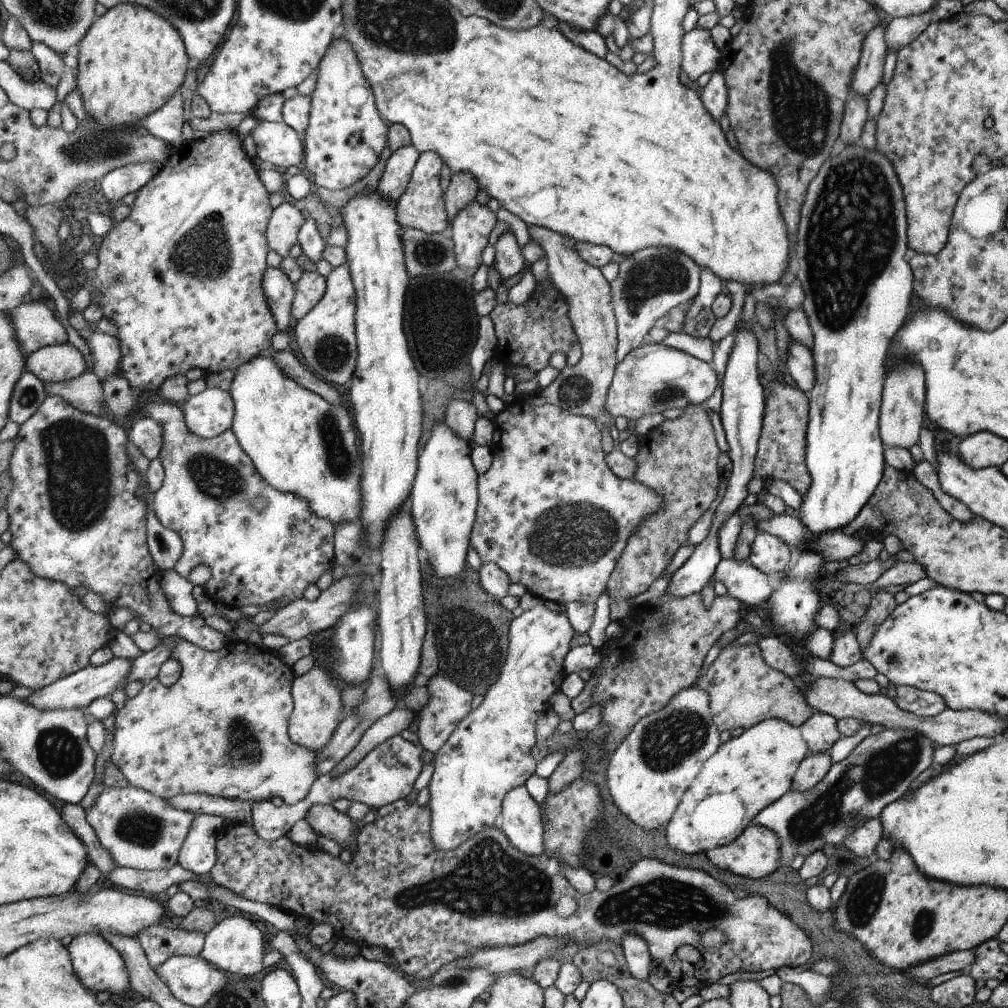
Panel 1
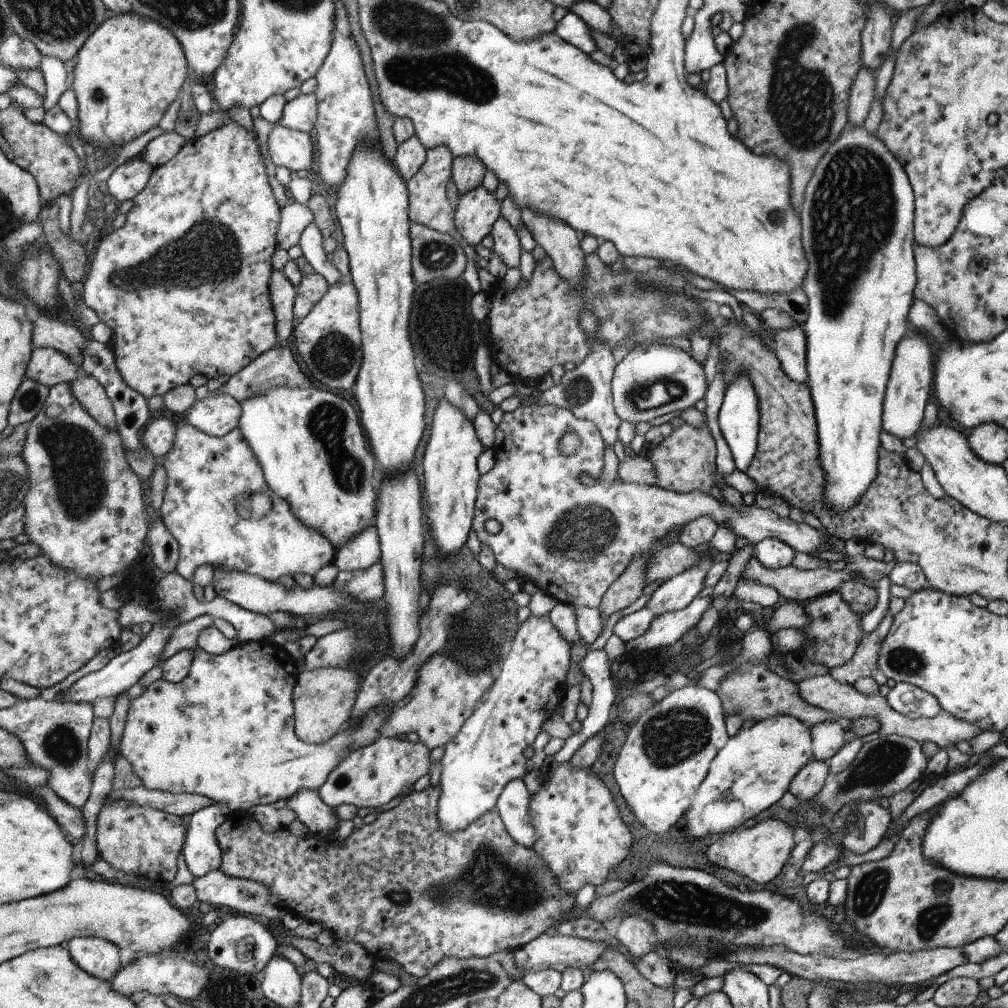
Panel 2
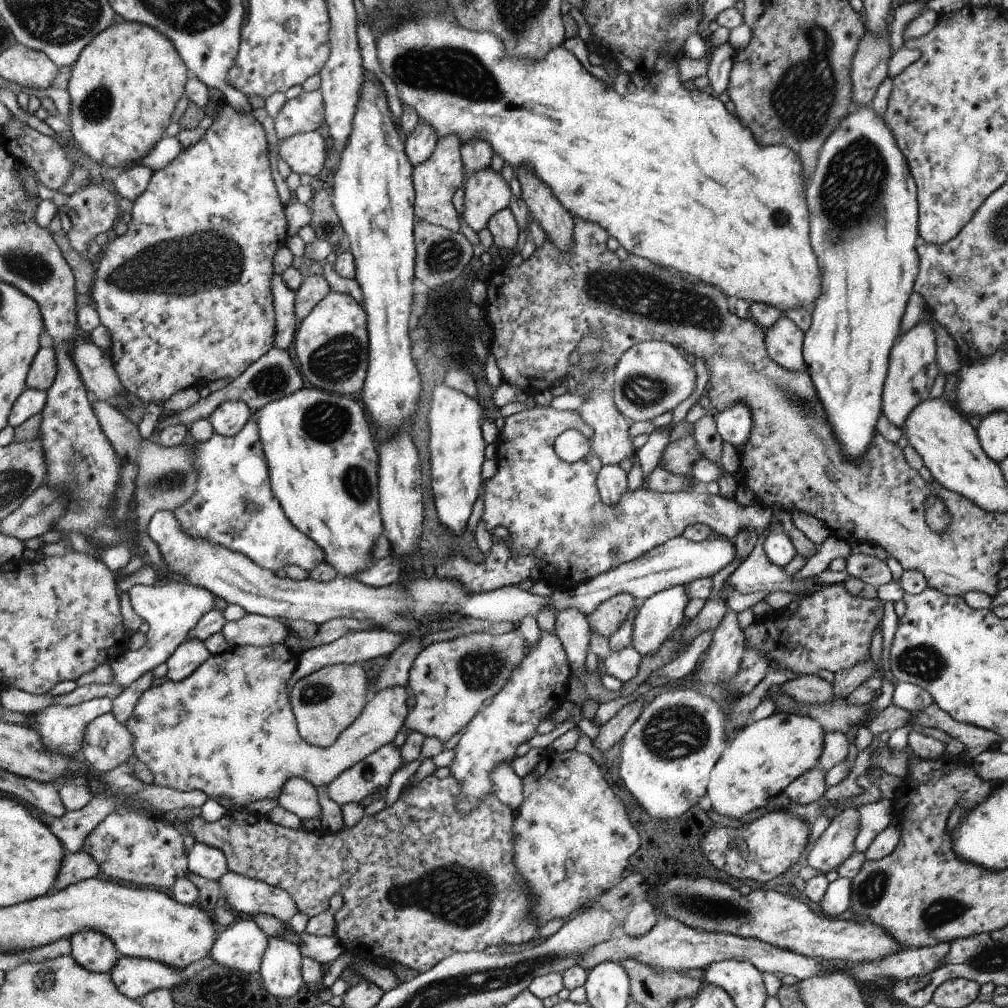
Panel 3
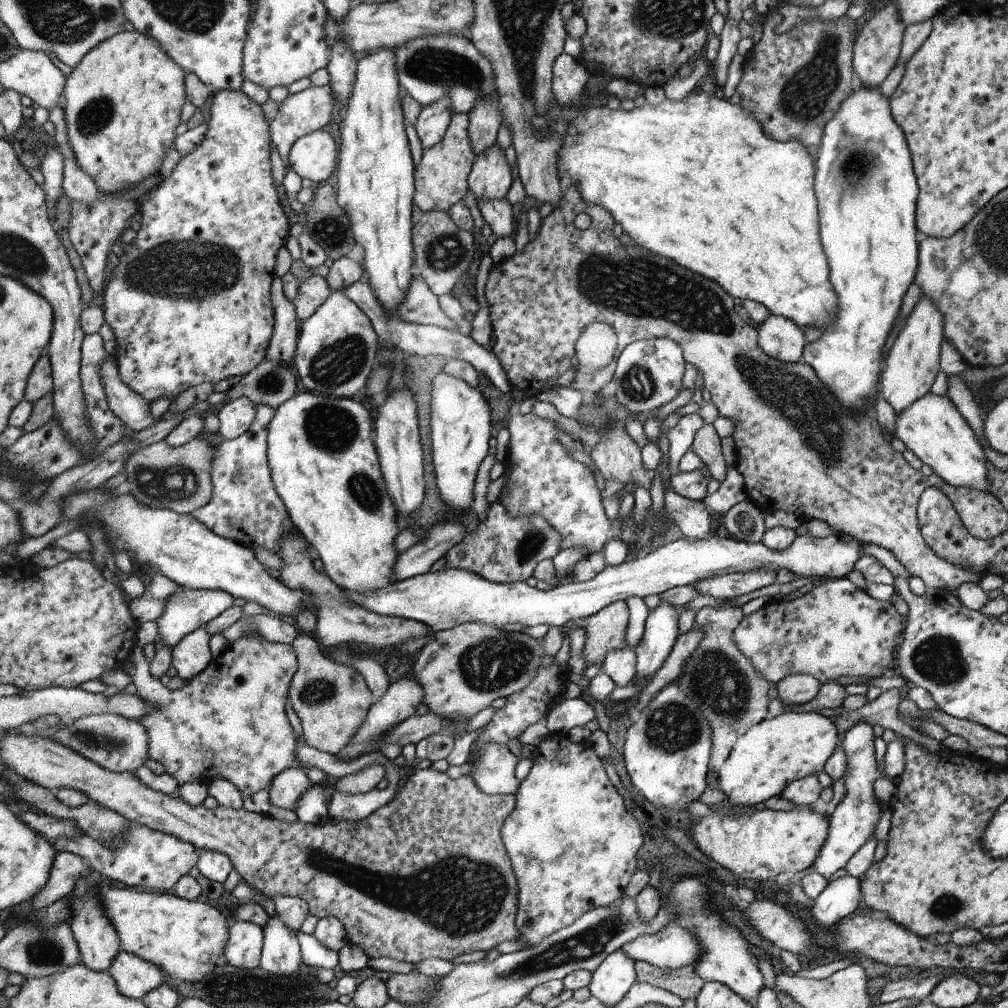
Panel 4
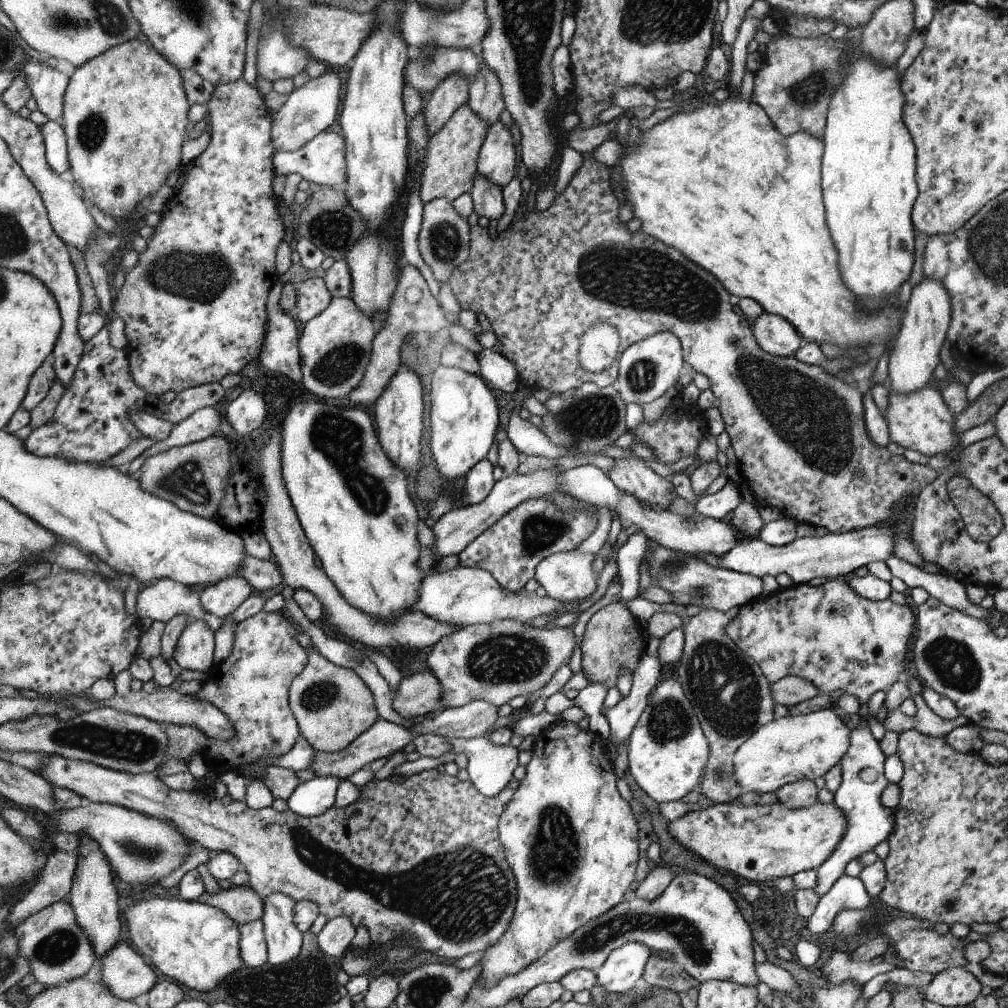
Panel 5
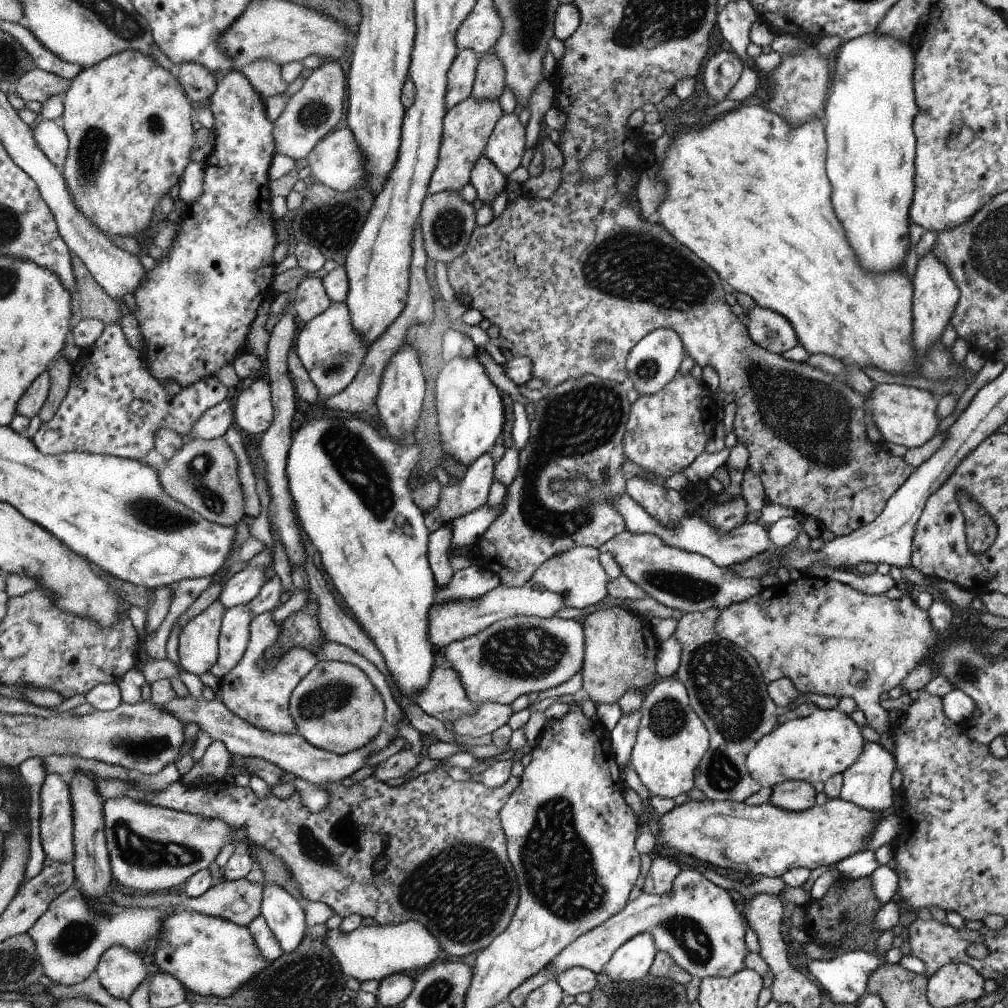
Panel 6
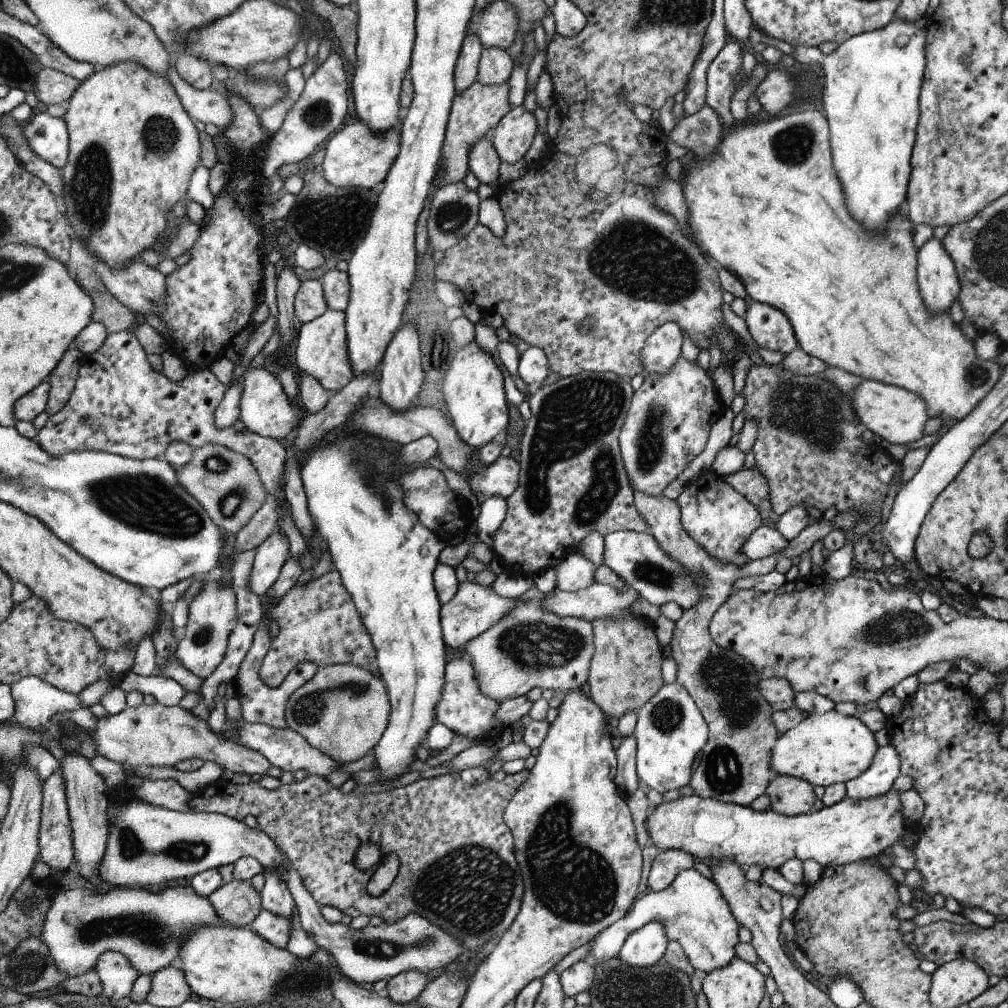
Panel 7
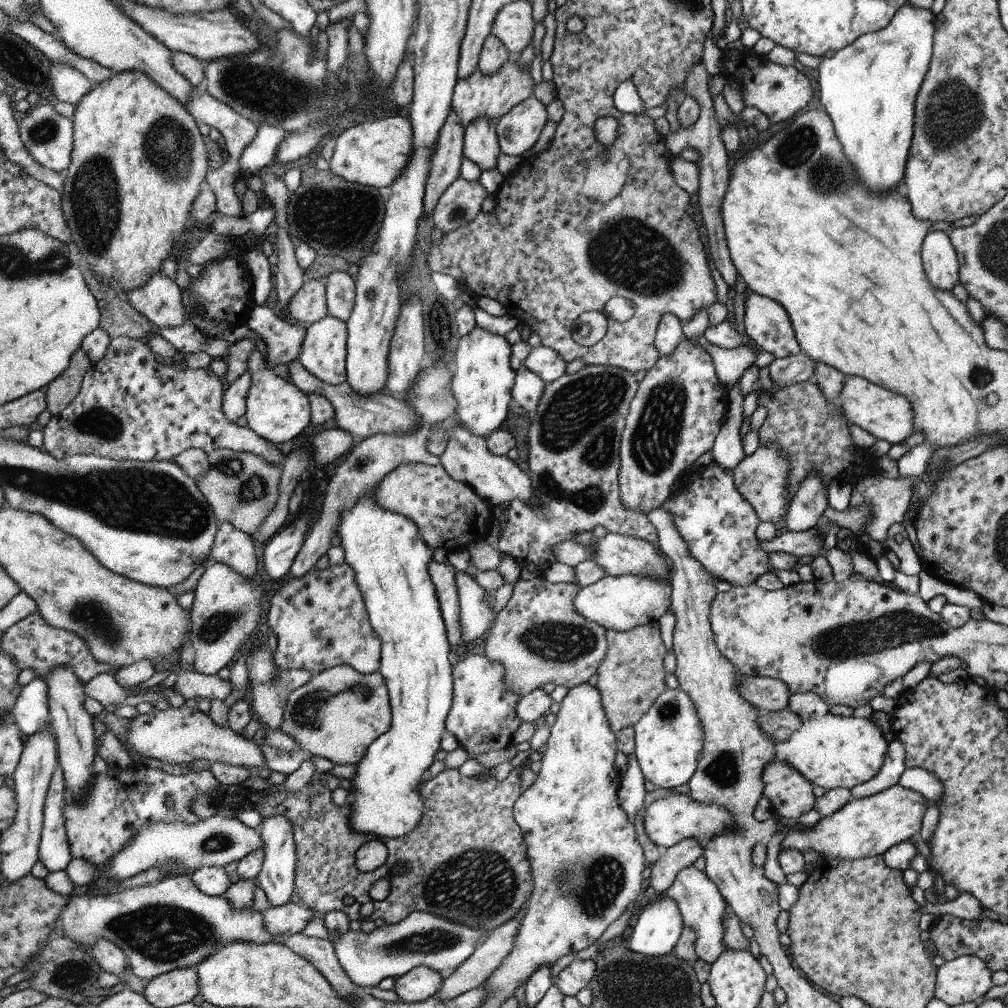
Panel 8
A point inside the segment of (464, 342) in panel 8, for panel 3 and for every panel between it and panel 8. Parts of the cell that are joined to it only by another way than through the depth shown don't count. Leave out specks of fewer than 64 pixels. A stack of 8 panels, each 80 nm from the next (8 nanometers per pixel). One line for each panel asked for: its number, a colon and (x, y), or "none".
3: (456, 444)
4: (460, 421)
5: (464, 413)
6: (470, 413)
7: (473, 389)

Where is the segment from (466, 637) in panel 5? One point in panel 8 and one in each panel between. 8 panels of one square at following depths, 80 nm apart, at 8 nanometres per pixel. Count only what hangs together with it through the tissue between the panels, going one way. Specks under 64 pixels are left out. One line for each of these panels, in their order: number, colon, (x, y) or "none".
6: (517, 656)
7: (530, 647)
8: (539, 637)

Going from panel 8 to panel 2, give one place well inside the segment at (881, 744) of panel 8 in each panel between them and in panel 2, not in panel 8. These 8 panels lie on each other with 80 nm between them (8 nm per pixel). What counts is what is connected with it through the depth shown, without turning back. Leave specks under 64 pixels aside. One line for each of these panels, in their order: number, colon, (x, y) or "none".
2: (757, 765)
3: (768, 755)
4: (775, 753)
5: (794, 748)
6: (826, 743)
7: (824, 749)

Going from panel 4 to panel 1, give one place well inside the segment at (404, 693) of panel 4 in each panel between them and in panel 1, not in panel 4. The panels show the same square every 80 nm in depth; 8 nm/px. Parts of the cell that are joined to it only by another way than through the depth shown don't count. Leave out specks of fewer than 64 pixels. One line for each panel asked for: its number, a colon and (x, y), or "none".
1: (222, 728)
2: (226, 731)
3: (227, 730)

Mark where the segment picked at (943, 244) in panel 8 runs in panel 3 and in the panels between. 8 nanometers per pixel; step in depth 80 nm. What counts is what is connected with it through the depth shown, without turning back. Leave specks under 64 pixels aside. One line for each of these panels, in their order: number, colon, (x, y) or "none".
3: (911, 375)
4: (914, 359)
5: (928, 313)
6: (935, 293)
7: (939, 282)

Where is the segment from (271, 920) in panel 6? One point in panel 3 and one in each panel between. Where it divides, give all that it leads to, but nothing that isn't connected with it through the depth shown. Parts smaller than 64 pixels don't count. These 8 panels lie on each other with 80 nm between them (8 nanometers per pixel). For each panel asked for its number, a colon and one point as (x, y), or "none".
3: (281, 963)
4: (281, 954)
5: (284, 939)

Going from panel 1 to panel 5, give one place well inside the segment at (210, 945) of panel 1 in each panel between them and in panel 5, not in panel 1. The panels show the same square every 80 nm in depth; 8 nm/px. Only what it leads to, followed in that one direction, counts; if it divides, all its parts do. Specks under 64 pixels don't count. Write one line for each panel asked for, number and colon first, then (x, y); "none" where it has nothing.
2: (240, 943)
3: (241, 947)
4: (244, 947)
5: (254, 951)

